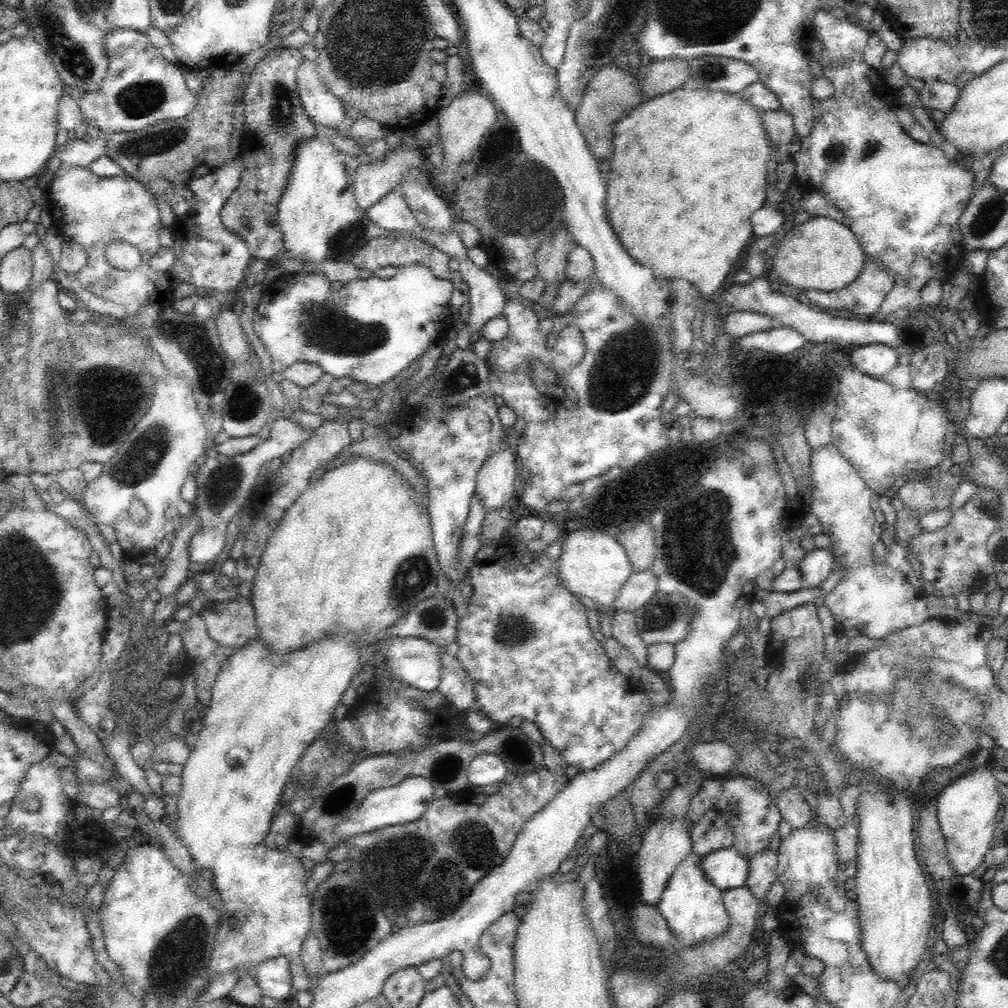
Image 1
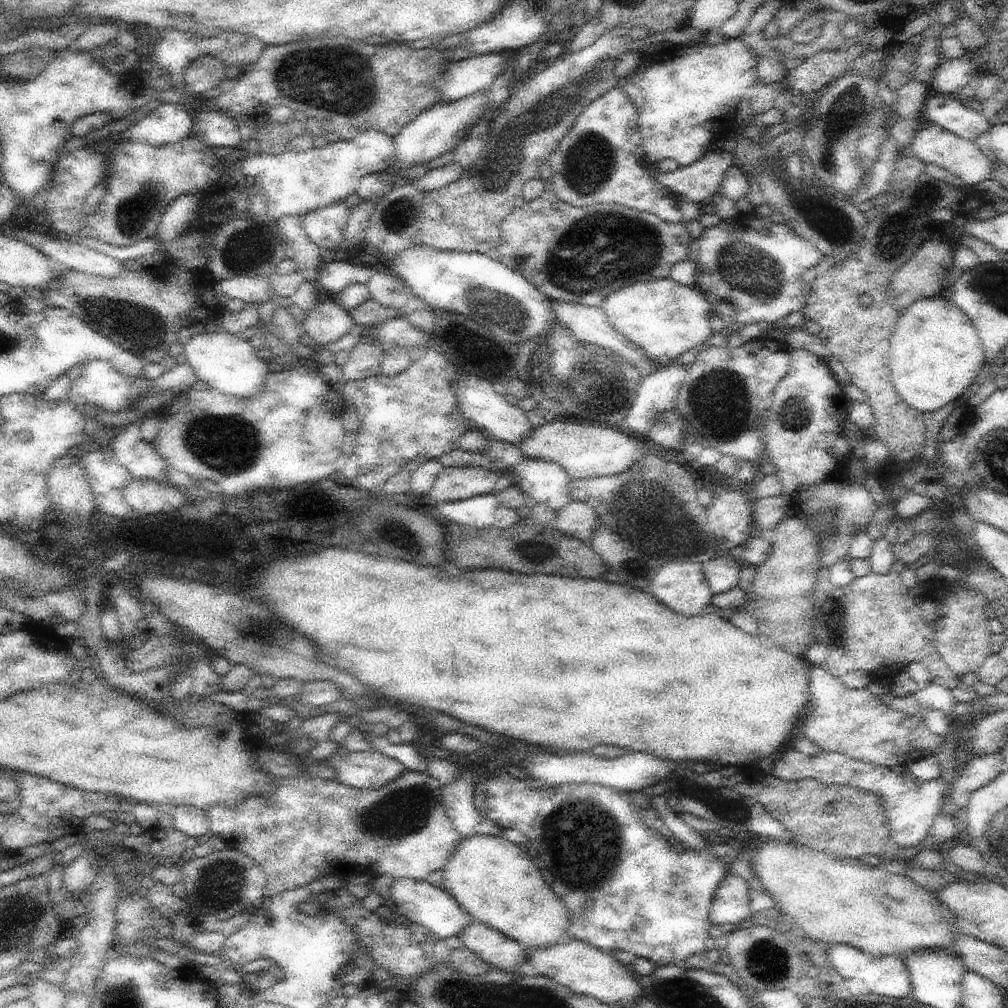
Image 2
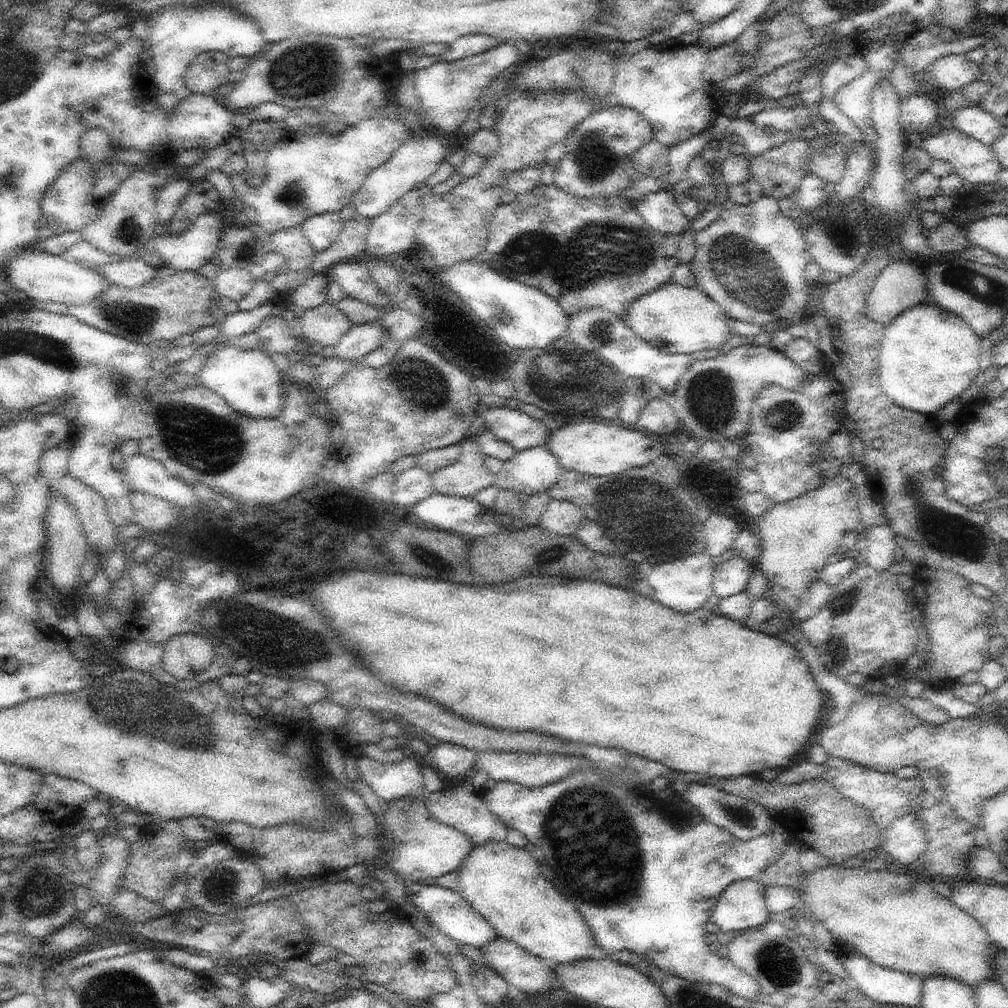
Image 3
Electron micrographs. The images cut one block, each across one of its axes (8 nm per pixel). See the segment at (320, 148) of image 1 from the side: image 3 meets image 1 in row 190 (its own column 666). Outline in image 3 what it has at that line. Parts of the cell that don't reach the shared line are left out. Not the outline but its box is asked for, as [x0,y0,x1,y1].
[623,282,735,356]

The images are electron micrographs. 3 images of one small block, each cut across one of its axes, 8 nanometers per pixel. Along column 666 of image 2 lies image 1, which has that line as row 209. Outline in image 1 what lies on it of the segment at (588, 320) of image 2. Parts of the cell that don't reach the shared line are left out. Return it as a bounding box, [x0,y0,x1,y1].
[354,150,426,210]

